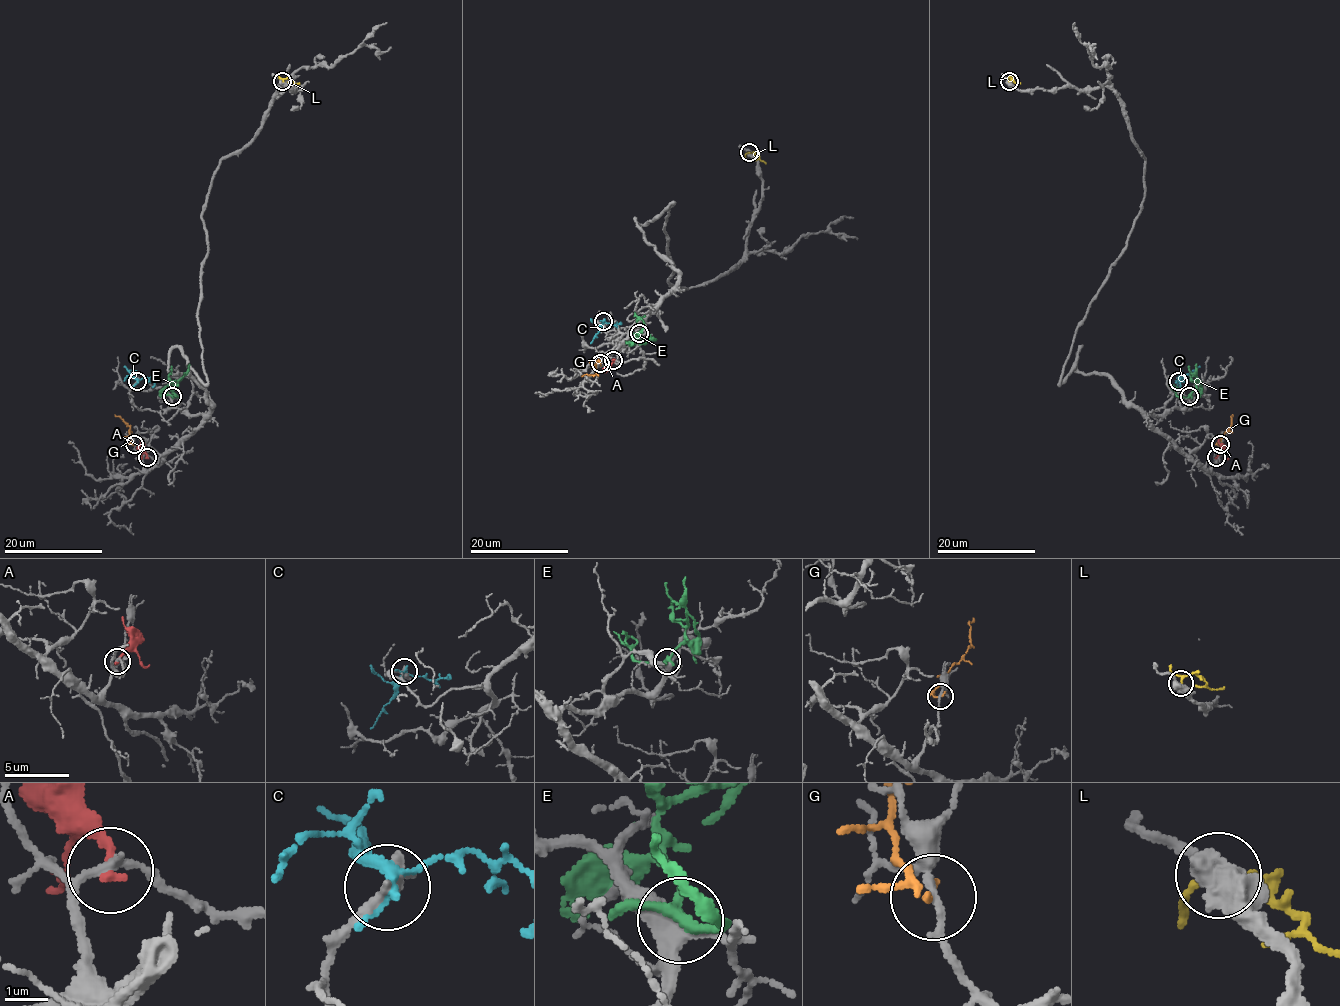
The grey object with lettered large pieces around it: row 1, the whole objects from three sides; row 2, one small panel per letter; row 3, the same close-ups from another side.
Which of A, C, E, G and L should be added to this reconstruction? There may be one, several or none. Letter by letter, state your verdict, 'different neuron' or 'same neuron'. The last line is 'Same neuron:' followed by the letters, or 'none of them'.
A: different neuron
C: different neuron
E: different neuron
G: different neuron
L: different neuron
Same neuron: none of them

